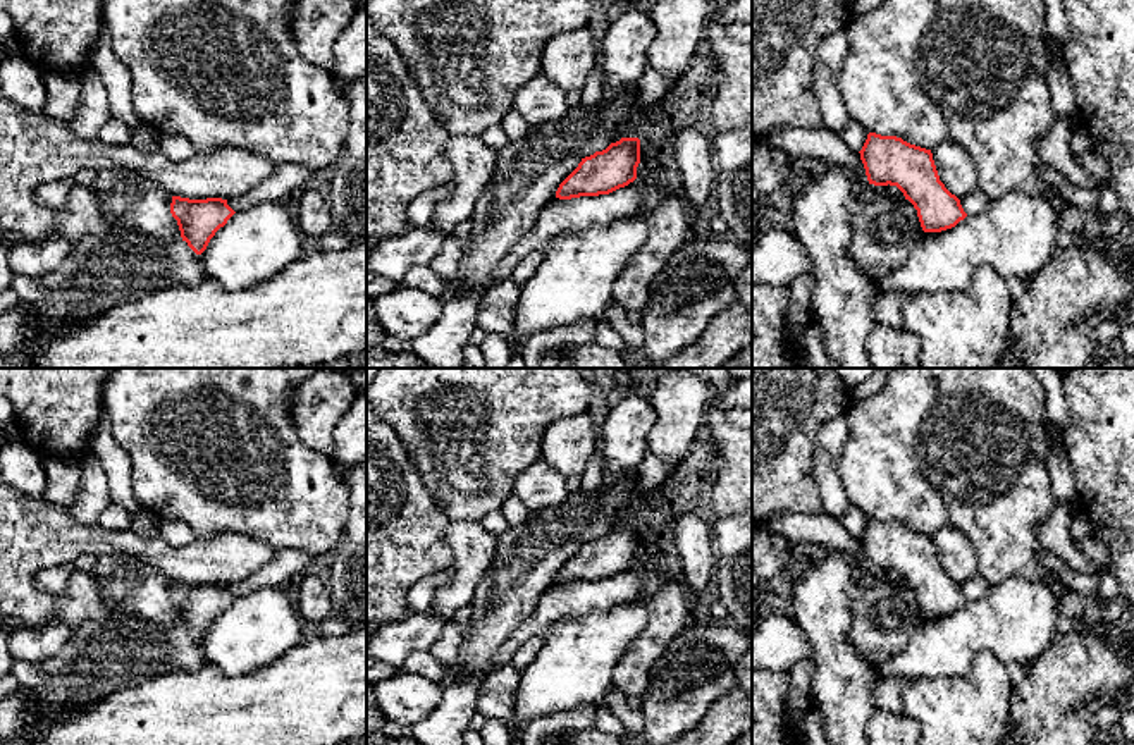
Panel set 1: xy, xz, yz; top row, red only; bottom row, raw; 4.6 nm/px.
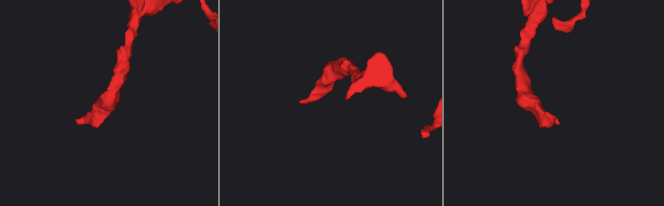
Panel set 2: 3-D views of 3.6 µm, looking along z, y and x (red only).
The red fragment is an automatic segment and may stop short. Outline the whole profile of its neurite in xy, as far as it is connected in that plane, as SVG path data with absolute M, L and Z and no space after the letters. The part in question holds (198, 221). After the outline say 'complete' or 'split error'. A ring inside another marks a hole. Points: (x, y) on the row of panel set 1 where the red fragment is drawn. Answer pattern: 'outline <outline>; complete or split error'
outline M172 196L170 213L181 231L177 241L162 241L131 229L110 227L105 234L91 234L74 243L55 272L36 279L48 296L24 303L38 317L38 323L29 330L29 341L36 344L45 336L64 332L112 306L141 299L162 289L200 284L206 275L200 255L236 212L222 198Z; split error

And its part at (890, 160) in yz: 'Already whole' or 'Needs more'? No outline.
Already whole

